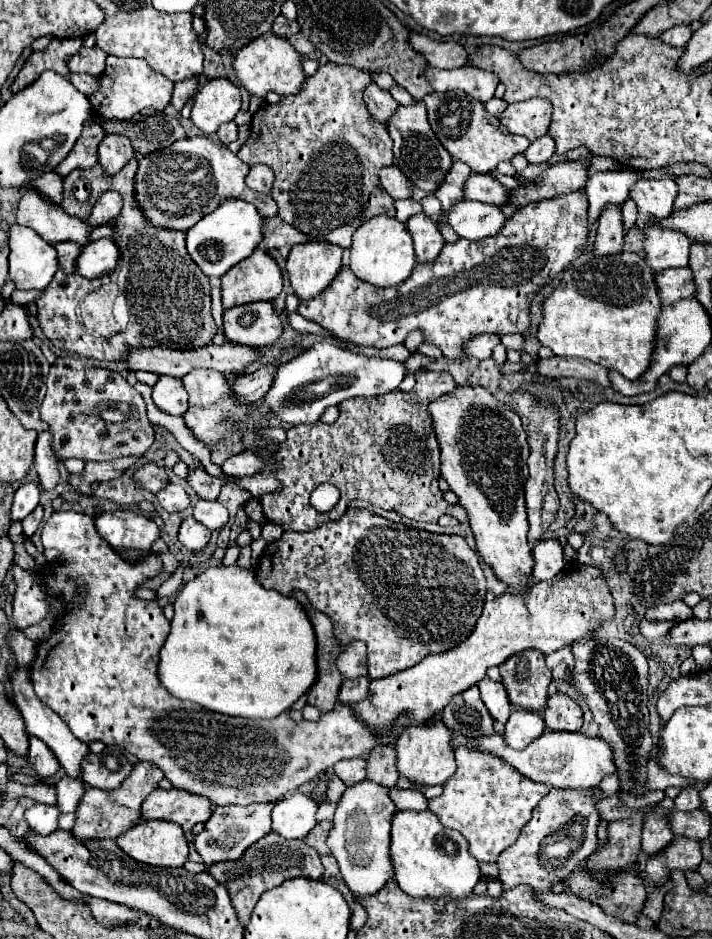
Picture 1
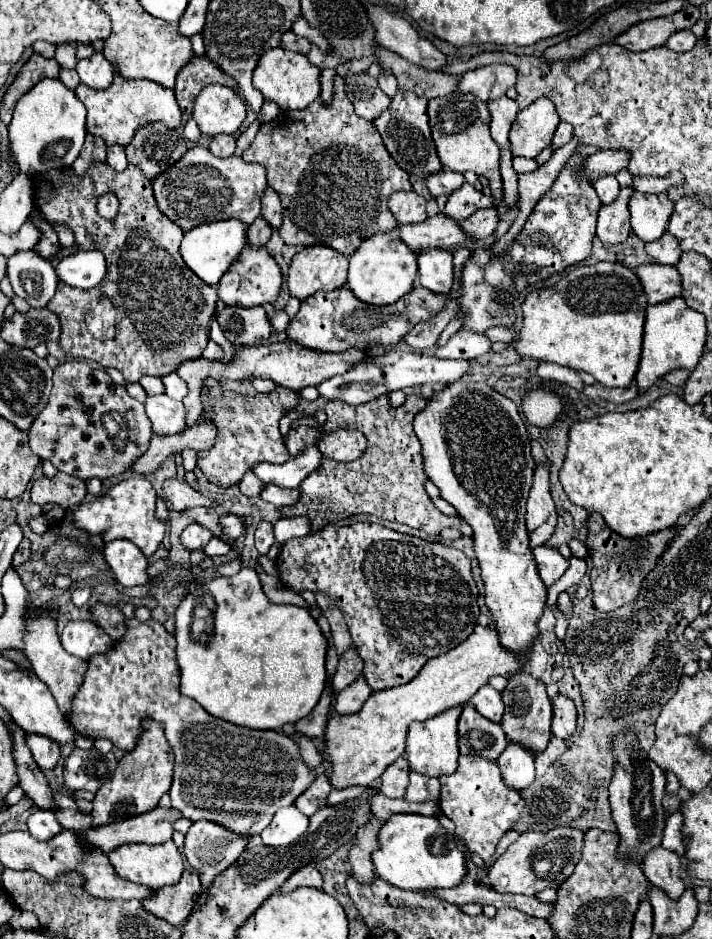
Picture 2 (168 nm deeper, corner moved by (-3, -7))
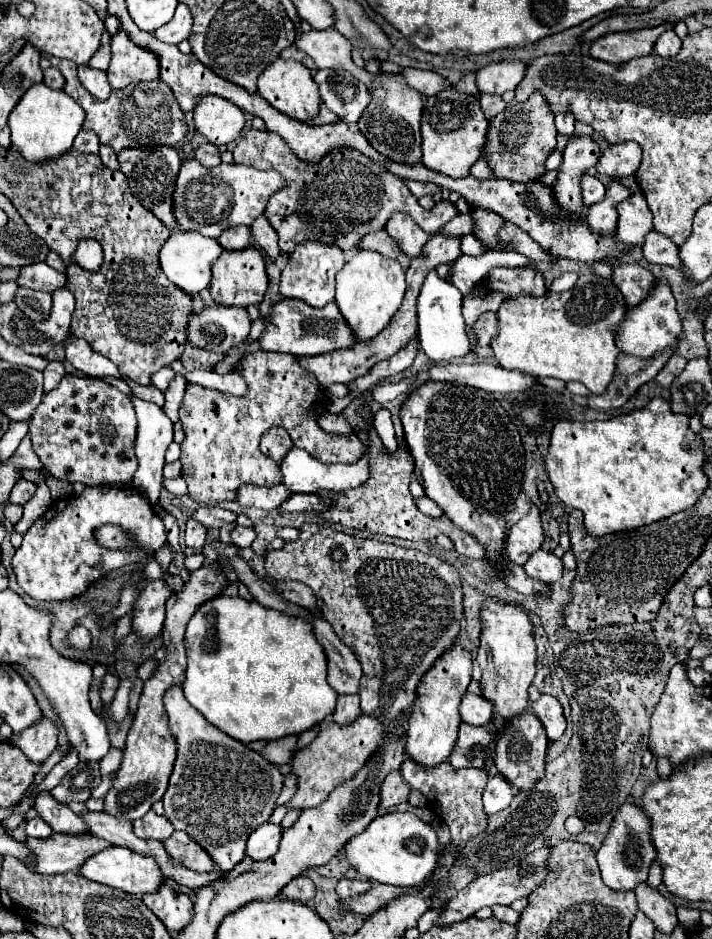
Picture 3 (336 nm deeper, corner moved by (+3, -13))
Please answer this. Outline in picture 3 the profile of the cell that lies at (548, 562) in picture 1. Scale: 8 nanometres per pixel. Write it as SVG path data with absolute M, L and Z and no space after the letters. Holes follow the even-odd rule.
M535 551L527 563L523 565L525 573L531 577L531 579L537 579L545 585L551 585L555 581L559 581L563 577L563 563L561 559L557 559L553 553L549 551Z

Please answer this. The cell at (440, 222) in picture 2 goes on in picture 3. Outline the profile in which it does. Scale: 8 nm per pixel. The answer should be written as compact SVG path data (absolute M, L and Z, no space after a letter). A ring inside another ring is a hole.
M375 231L375 233L369 233L367 237L363 237L361 249L379 251L381 255L391 257L391 259L397 259L403 253L401 247L399 247L399 243L395 243L393 237L389 237L387 231Z

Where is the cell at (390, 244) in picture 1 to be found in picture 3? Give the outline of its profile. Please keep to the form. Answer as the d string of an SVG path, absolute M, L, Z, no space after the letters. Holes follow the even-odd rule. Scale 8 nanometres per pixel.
M359 251L353 255L343 269L337 273L337 295L335 303L339 305L343 317L351 325L357 341L367 341L375 337L395 315L405 295L405 269L399 261L381 257L375 251Z

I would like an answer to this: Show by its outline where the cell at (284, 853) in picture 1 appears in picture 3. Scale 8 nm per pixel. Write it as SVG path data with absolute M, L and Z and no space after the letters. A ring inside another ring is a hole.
M299 875L299 877L295 877L291 883L287 883L281 893L283 893L283 897L287 897L287 899L291 897L291 899L295 899L295 901L309 901L309 899L315 897L315 885L313 885L313 881L311 881L309 877Z

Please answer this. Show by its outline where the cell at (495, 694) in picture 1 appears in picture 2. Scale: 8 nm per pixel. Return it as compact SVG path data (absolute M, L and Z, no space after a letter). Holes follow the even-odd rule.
M483 685L473 697L471 697L473 707L489 721L499 723L503 717L503 701L501 701L501 693L495 691L491 685Z

